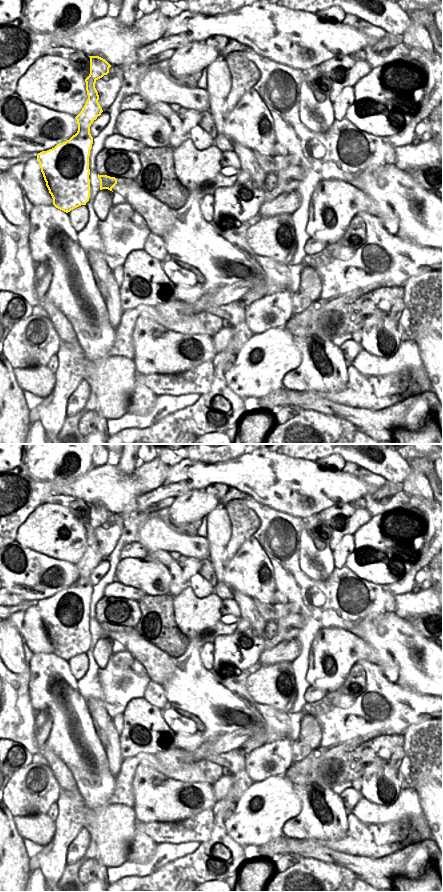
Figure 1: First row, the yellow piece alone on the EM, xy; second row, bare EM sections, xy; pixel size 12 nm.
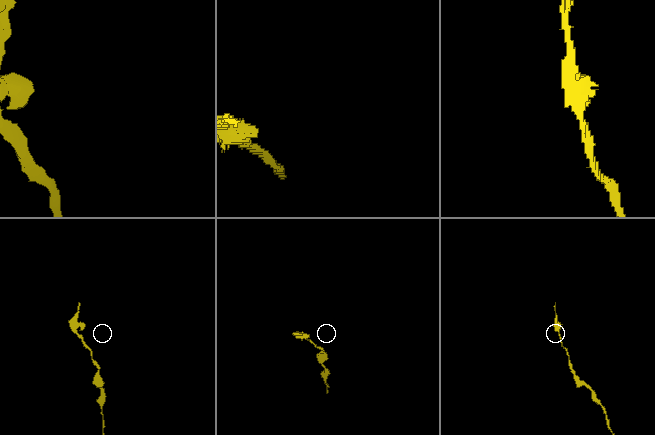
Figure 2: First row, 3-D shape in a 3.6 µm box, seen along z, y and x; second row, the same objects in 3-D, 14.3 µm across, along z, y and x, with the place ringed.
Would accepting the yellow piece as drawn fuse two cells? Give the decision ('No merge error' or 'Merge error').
Merge error.

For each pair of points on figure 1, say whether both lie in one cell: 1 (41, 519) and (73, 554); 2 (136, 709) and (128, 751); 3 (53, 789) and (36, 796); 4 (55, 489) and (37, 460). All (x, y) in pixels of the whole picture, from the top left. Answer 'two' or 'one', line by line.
1: one
2: one
3: one
4: two

